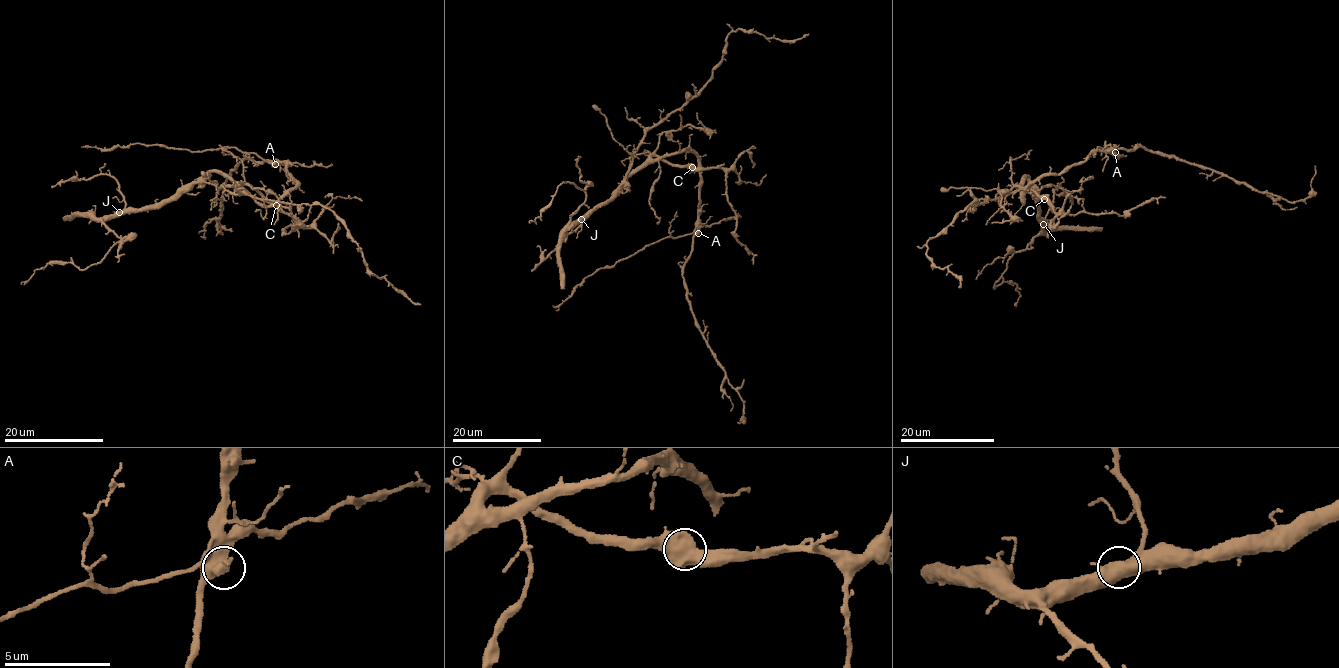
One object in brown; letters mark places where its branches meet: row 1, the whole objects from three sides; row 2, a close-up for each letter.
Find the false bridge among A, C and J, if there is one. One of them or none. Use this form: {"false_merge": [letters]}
{"false_merge": []}

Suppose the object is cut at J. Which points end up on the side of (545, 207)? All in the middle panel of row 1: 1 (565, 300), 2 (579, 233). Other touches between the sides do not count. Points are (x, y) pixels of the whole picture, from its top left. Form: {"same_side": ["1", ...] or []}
{"same_side": ["1"]}

